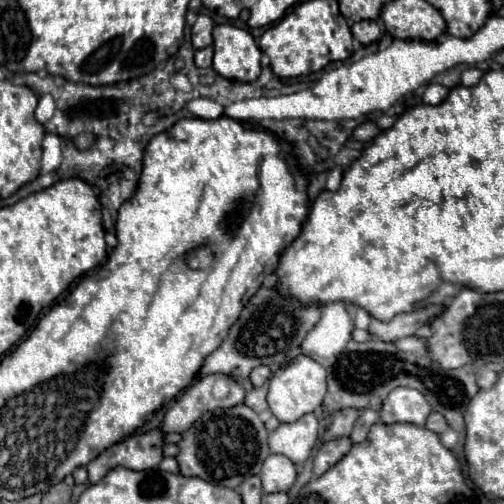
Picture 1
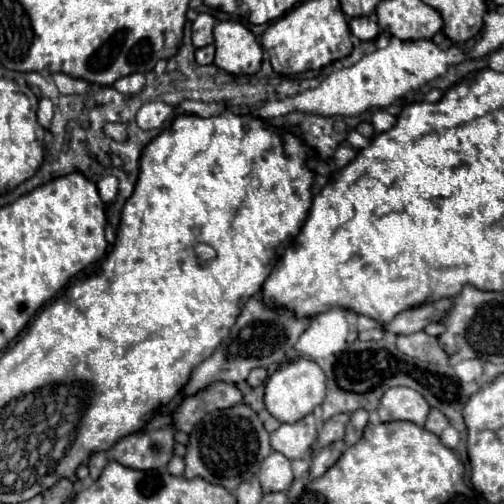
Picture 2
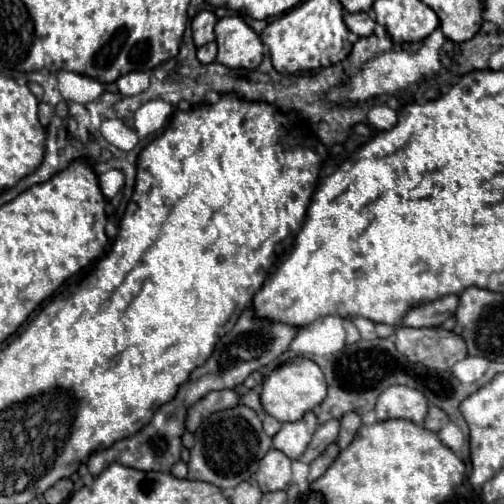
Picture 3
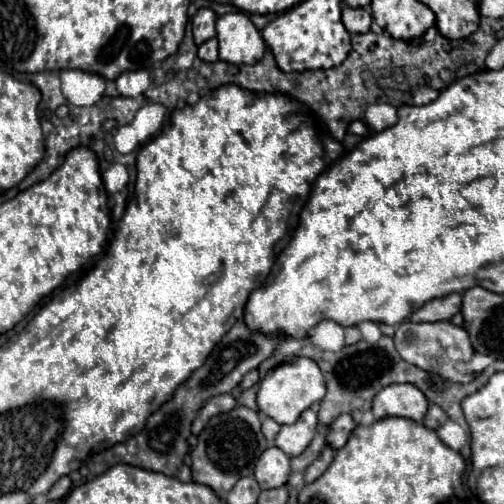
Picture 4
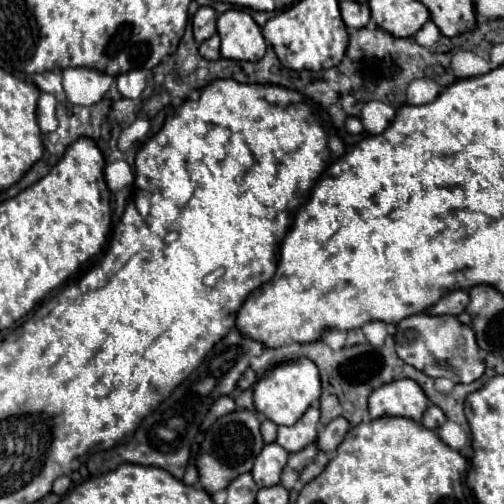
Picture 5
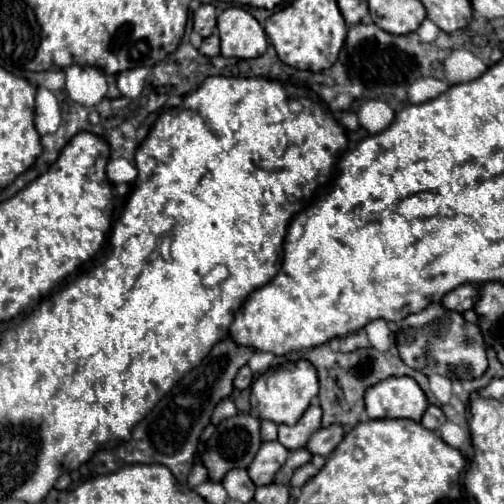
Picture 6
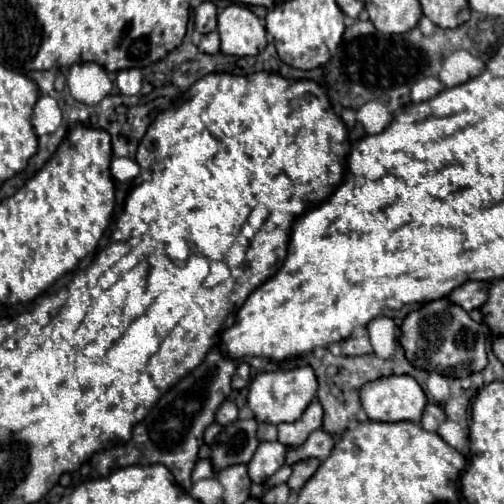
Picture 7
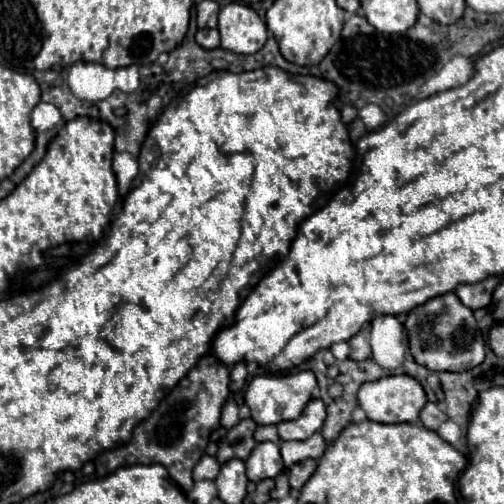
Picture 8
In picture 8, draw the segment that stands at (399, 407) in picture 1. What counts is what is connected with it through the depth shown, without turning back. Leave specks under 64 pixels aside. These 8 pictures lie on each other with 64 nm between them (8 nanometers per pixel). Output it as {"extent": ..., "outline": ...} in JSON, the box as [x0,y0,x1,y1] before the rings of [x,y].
{"extent":[358,374,426,422],"outline":[[[408,374],[402,376],[386,376],[376,382],[368,382],[360,386],[358,404],[366,412],[366,416],[374,422],[418,422],[418,414],[426,404],[426,394],[422,386]]]}

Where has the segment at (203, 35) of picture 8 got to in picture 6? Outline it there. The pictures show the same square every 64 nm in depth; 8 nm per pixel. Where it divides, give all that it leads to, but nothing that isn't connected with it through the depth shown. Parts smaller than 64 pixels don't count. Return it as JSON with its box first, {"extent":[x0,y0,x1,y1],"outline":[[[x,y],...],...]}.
{"extent":[200,34,220,56],"outline":[[[212,34],[212,36],[208,36],[208,38],[202,40],[200,54],[204,54],[204,56],[218,56],[218,54],[220,54],[220,40],[218,40],[218,34]]]}

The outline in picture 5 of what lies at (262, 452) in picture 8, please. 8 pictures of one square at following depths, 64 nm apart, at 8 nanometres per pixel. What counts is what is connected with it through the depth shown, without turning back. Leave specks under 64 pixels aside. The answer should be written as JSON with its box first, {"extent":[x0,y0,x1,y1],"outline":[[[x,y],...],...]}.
{"extent":[250,442,288,488],"outline":[[[276,442],[266,444],[262,448],[260,456],[256,458],[250,474],[260,488],[274,486],[280,482],[280,472],[286,466],[286,460],[288,460],[288,452],[280,444],[276,444]]]}

